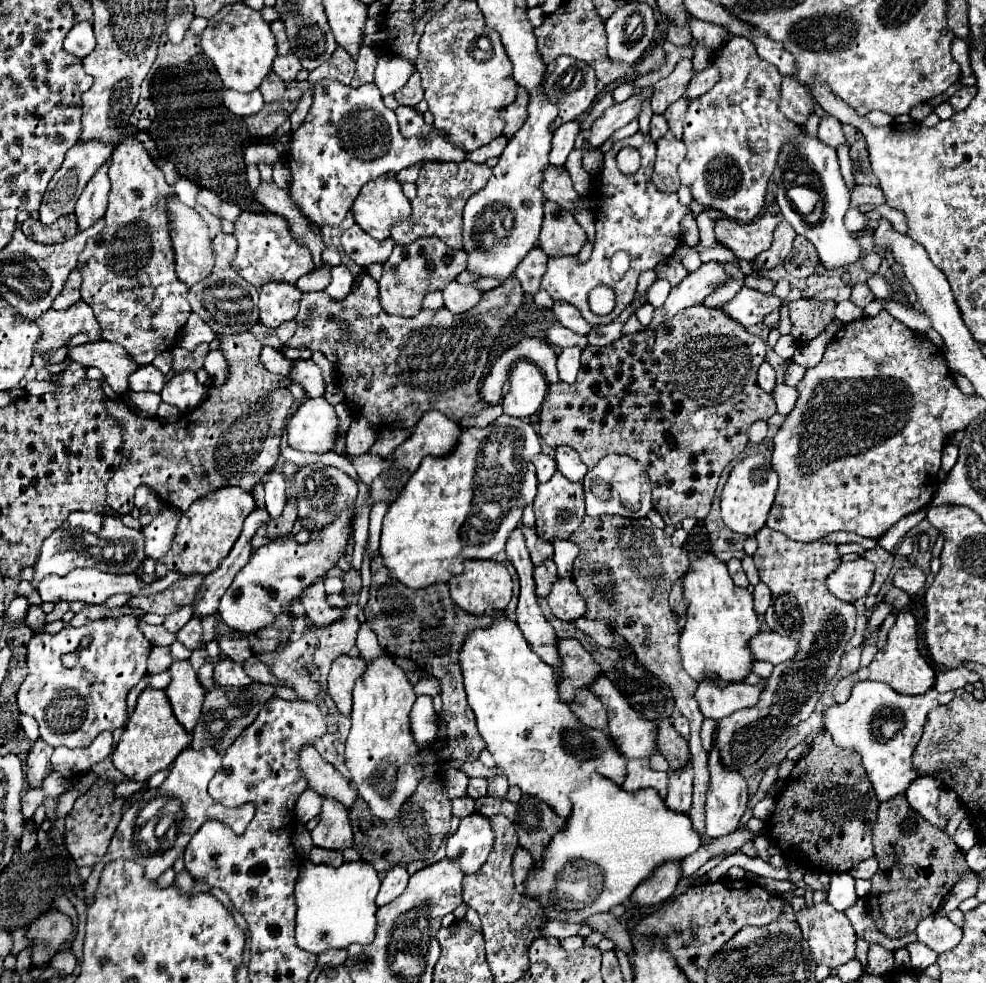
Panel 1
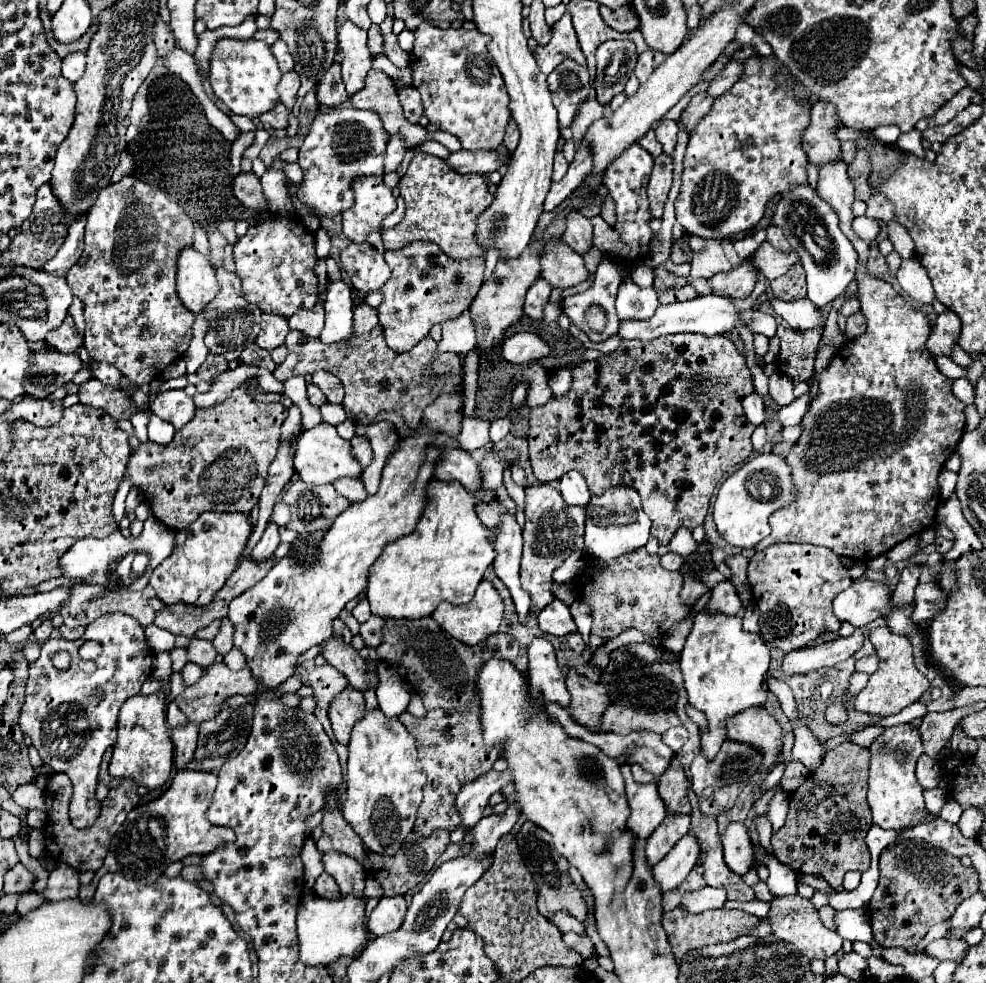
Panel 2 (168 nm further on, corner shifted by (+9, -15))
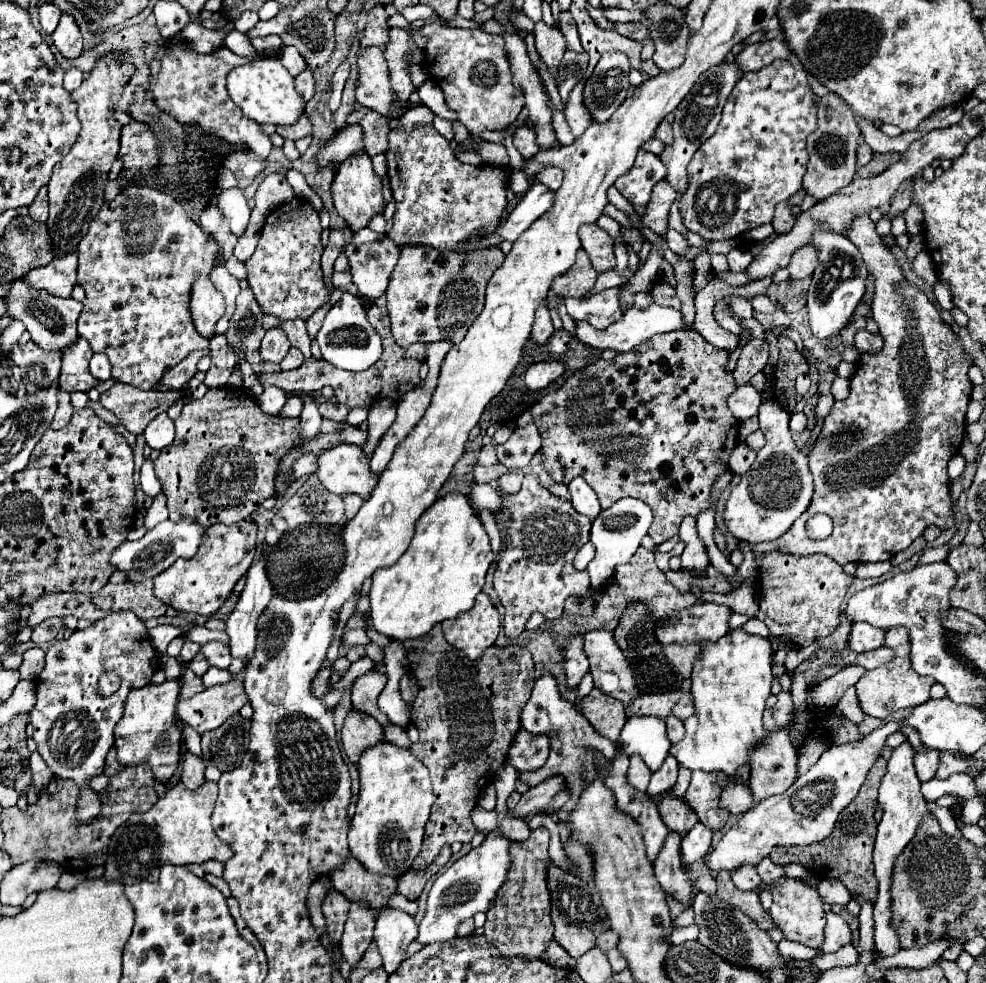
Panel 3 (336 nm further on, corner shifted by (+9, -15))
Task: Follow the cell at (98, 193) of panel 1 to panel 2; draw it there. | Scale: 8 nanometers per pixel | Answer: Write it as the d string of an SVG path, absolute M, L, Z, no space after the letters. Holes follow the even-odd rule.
M80 214L72 220L62 248L50 262L44 264L42 270L60 274L60 272L68 272L68 268L78 262L78 258L82 256L82 250L84 250L84 226L86 226L86 214Z

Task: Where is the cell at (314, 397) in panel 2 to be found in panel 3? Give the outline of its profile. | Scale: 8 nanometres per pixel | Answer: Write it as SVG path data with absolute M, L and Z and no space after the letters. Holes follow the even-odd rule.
M322 402L322 404L320 404L320 412L322 412L322 418L328 418L328 420L338 420L338 422L346 422L346 416L348 416L350 408L346 408L346 404Z

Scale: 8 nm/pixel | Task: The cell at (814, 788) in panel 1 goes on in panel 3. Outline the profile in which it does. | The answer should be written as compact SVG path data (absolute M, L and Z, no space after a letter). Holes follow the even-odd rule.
M880 758L878 764L870 770L870 776L866 778L866 784L862 786L862 792L858 792L856 800L842 812L832 836L824 842L810 844L806 848L776 848L770 854L770 860L774 864L792 864L798 862L806 866L814 874L824 874L828 872L828 878L836 878L846 884L846 888L852 894L858 894L866 898L868 902L876 900L878 894L878 882L874 878L874 866L872 866L872 850L874 850L874 836L876 836L876 800L878 800L878 788L882 782L882 776L886 772L886 758Z

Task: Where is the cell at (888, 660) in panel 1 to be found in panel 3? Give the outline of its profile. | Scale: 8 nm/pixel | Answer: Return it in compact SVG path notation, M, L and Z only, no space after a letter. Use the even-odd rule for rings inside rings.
M890 628L886 634L886 646L894 648L894 652L896 652L894 660L890 664L884 664L882 668L864 672L862 678L856 682L856 694L858 694L860 706L868 716L874 716L874 718L888 718L892 712L896 712L900 708L914 708L914 706L922 704L922 700L930 698L930 686L936 682L934 678L920 676L912 670L910 638L908 638L906 628Z

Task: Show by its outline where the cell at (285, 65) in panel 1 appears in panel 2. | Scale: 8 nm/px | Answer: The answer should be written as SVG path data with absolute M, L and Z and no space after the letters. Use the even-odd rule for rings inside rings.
M286 72L286 74L282 74L282 78L280 78L280 82L278 82L276 88L278 88L278 94L280 94L282 104L284 104L288 110L292 110L294 100L296 100L296 92L298 92L298 88L300 88L300 78L298 78L298 74L296 74L296 72Z

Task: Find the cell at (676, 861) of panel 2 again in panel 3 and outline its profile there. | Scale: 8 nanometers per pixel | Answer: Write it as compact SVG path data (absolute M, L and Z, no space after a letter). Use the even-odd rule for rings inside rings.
M698 822L684 838L682 838L682 852L684 852L684 860L688 864L694 864L698 860L702 860L712 844L712 836L714 832L704 826L702 822Z

